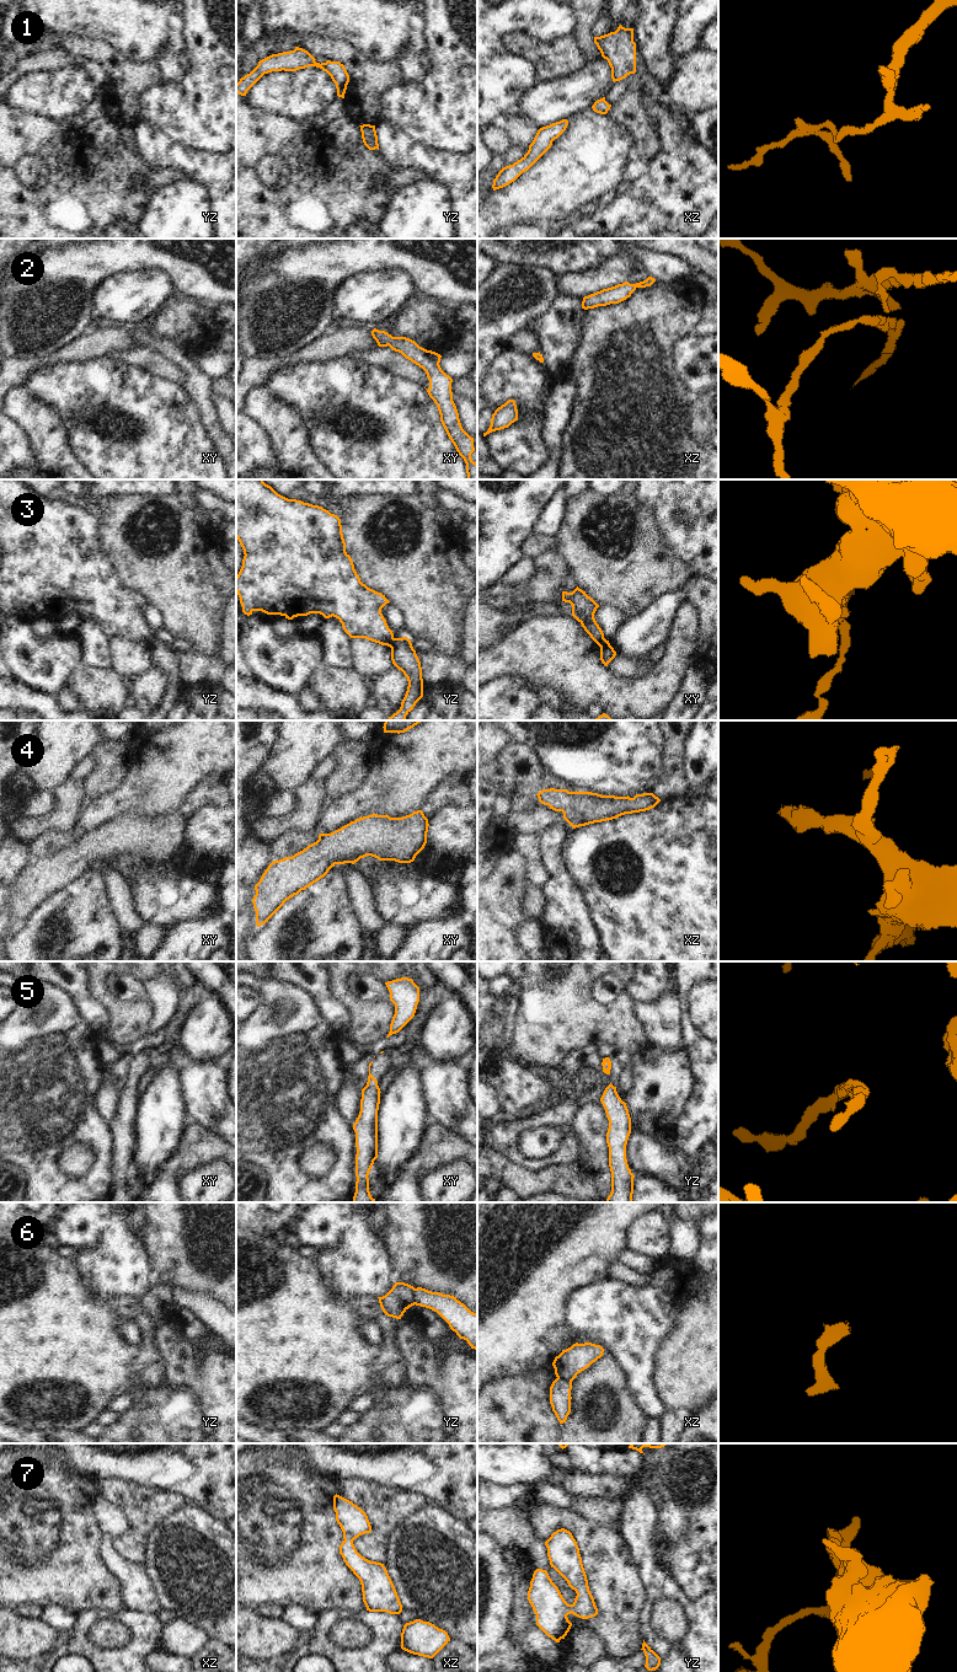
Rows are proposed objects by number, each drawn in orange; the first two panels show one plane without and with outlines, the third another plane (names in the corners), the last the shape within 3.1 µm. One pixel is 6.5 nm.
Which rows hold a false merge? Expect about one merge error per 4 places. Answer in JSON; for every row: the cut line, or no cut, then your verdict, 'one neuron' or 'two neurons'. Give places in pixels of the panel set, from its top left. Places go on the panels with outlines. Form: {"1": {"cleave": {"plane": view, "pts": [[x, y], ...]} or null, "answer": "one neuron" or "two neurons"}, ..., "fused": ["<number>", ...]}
{"1": {"cleave": null, "answer": "one neuron"}, "2": {"cleave": null, "answer": "one neuron"}, "3": {"cleave": {"plane": "yz", "pts": [[395, 638], [390, 647]]}, "answer": "two neurons"}, "4": {"cleave": null, "answer": "one neuron"}, "5": {"cleave": null, "answer": "one neuron"}, "6": {"cleave": {"plane": "yz", "pts": [[413, 1289], [416, 1303]]}, "answer": "two neurons"}, "7": {"cleave": null, "answer": "one neuron"}, "fused": ["3", "6"]}

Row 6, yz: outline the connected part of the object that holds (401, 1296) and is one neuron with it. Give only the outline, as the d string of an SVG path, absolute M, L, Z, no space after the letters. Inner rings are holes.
M395 1282L385 1296L378 1298L383 1312L396 1319L401 1319L403 1313L416 1304L415 1287L405 1282Z

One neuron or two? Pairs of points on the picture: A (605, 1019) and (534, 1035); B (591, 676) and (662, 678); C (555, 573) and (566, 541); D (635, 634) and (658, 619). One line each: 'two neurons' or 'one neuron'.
A: one neuron
B: one neuron
C: two neurons
D: one neuron

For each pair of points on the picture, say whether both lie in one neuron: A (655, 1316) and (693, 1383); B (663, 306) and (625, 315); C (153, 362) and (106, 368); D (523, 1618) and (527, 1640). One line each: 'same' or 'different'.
A: different
B: same
C: different
D: different

